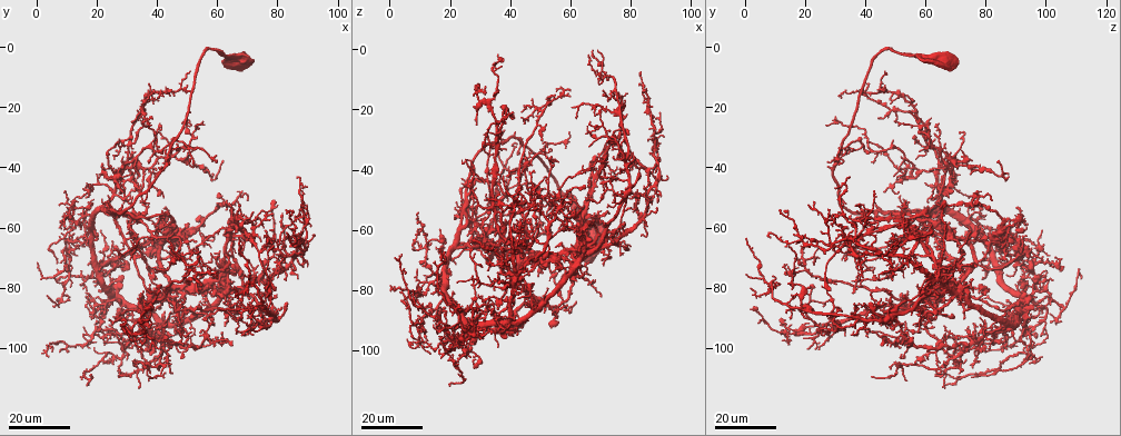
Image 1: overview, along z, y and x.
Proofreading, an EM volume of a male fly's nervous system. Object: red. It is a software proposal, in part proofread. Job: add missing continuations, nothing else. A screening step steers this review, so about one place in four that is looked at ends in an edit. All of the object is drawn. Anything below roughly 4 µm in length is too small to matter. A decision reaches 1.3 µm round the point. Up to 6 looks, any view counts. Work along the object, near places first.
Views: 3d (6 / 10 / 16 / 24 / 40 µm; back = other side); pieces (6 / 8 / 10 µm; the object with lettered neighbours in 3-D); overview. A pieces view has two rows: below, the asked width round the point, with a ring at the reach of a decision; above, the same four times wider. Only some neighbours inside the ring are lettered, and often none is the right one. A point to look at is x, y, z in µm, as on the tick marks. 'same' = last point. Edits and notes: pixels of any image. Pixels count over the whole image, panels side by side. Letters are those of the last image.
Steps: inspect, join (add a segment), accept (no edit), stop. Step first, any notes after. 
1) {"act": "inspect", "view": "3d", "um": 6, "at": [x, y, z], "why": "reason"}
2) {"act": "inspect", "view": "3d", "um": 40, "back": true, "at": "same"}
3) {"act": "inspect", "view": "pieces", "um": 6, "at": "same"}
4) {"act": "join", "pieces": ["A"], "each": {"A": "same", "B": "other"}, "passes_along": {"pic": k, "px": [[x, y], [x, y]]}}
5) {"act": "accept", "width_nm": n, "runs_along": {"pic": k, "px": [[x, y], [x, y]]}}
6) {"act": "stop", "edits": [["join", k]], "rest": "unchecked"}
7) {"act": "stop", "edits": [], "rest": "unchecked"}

{"act": "inspect", "view": "3d", "um": 16, "at": [39, 41, 61], "why": "free end"}

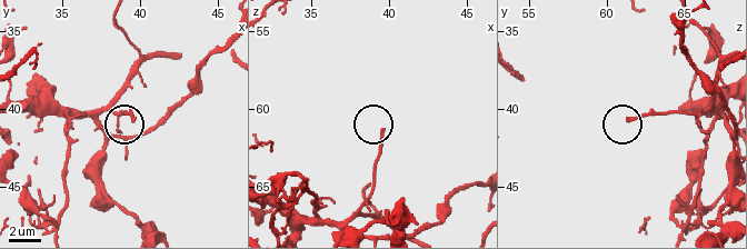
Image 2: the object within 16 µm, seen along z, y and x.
{"act": "inspect", "view": "pieces", "um": 10, "at": [39.6, 40.6, 61.2]}

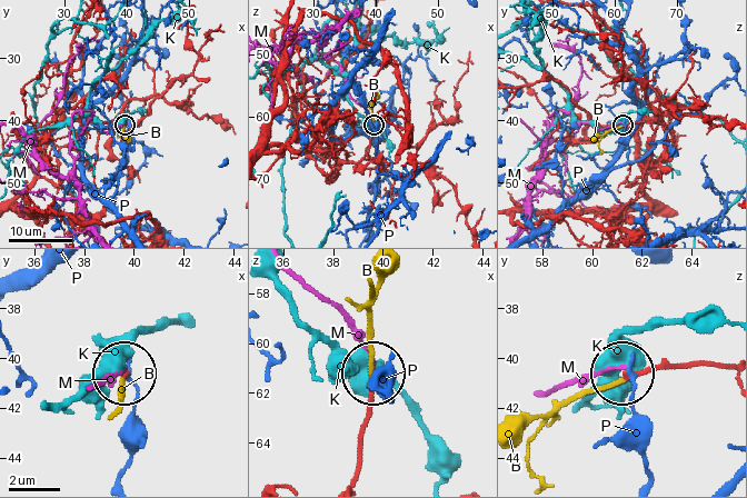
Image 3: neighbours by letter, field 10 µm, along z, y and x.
{"act": "join", "pieces": ["B"], "each": {"B": "same", "K": "other", "M": "other", "P": "other"}, "passes_along": {"pic": 3, "px": [[689, 366], [654, 366], [570, 398], [530, 442], [533, 475]]}, "found": "it goes on there"}

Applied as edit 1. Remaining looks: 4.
{"act": "inspect", "view": "overview", "why": "redraw"}

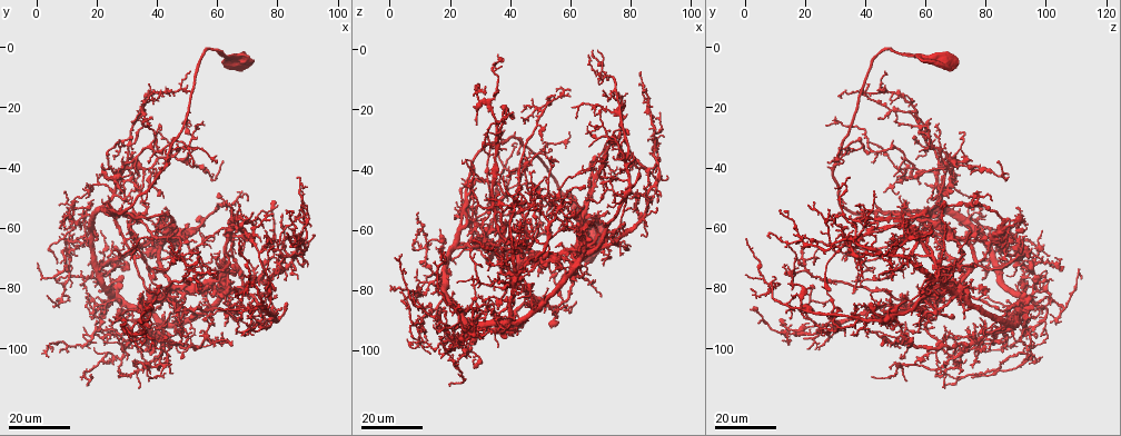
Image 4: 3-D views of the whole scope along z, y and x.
{"act": "inspect", "view": "3d", "um": 16, "at": [38, 109, 43], "why": "end of a long branch"}

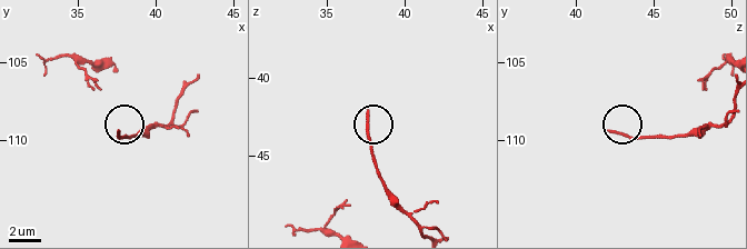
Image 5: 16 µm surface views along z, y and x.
{"act": "inspect", "view": "pieces", "um": 8, "at": [37.6, 109.4, 42.2]}

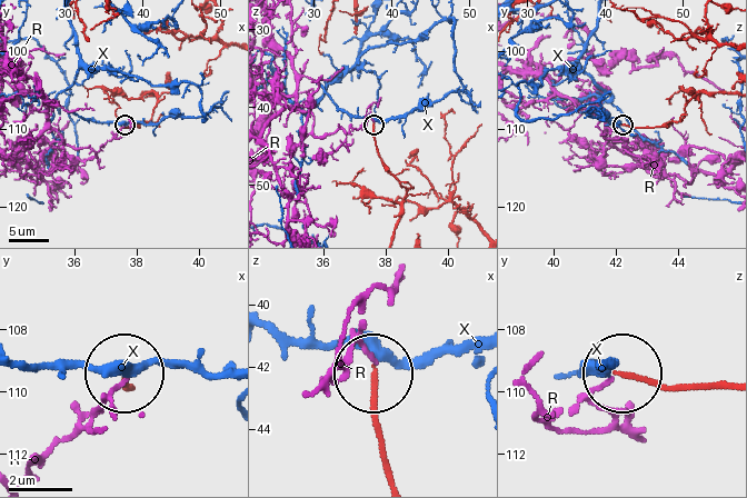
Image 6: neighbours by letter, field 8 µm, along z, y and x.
{"act": "accept", "each": {"R": "other", "X": "other"}, "runs_along": {"pic": 6, "px": [[727, 382], [671, 390], [626, 375]]}, "found": "no lettered segment goes on from it"}

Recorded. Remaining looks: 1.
{"act": "stop", "edits": [["join", 3]], "rest": "unchecked"}

